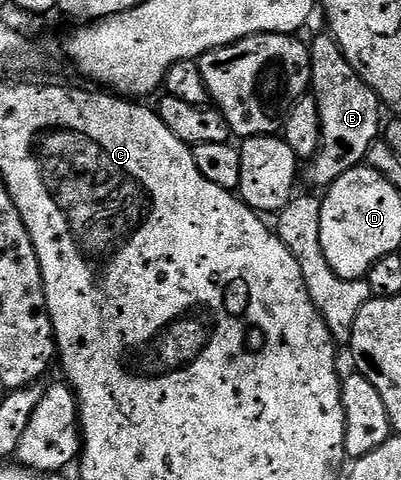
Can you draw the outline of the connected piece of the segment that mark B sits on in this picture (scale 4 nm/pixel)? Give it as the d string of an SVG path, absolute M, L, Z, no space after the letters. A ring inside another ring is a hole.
M322 31L309 45L311 59L311 95L321 116L321 146L308 162L309 170L303 177L313 185L328 187L347 171L362 164L367 151L378 140L383 129L383 102L371 86L351 67L339 43L328 32Z

